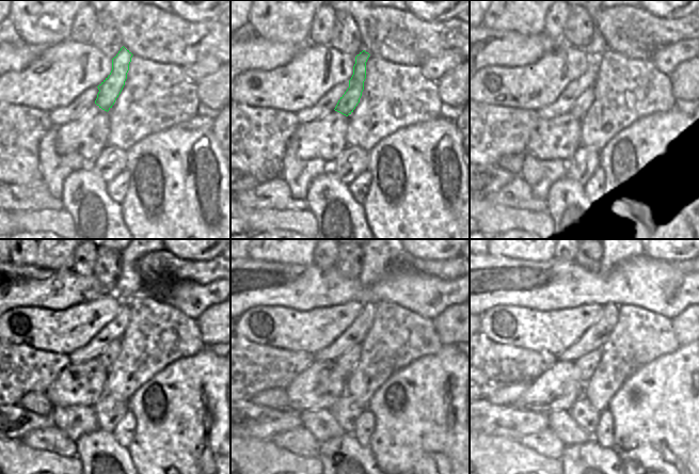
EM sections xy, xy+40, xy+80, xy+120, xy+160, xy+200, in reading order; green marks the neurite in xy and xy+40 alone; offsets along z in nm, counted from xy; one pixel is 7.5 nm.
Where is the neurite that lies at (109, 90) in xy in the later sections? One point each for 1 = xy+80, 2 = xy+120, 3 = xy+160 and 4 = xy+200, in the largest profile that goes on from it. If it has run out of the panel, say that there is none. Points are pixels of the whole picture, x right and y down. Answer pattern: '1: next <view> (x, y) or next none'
1: next xy+80 (582, 106)
2: next xy+120 (111, 352)
3: next xy+160 (347, 362)
4: next xy+200 (586, 364)

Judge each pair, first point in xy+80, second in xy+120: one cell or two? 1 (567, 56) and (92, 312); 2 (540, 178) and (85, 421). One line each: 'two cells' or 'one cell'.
1: one cell
2: one cell

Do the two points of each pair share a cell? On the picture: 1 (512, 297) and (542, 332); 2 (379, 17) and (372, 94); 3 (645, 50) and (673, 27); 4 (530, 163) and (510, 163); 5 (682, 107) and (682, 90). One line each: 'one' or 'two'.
1: two
2: two
3: one
4: two
5: two

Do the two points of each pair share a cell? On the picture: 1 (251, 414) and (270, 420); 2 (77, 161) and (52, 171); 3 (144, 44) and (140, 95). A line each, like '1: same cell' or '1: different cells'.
1: same cell
2: same cell
3: different cells

